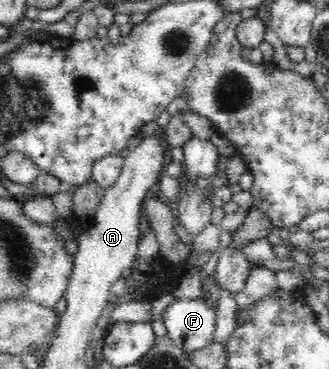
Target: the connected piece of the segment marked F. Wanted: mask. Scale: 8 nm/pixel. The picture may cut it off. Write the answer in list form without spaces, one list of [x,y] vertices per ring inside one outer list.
[[[176,299],[162,313],[167,337],[175,347],[187,352],[213,343],[216,308],[209,302],[197,299]]]

